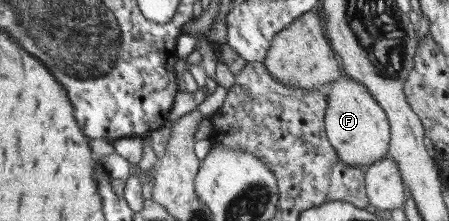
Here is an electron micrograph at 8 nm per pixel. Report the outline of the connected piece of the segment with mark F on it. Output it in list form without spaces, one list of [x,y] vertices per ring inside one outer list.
[[[344,73],[325,85],[324,90],[327,98],[323,113],[325,134],[343,164],[366,168],[382,159],[389,144],[389,123],[370,92],[359,81]]]

